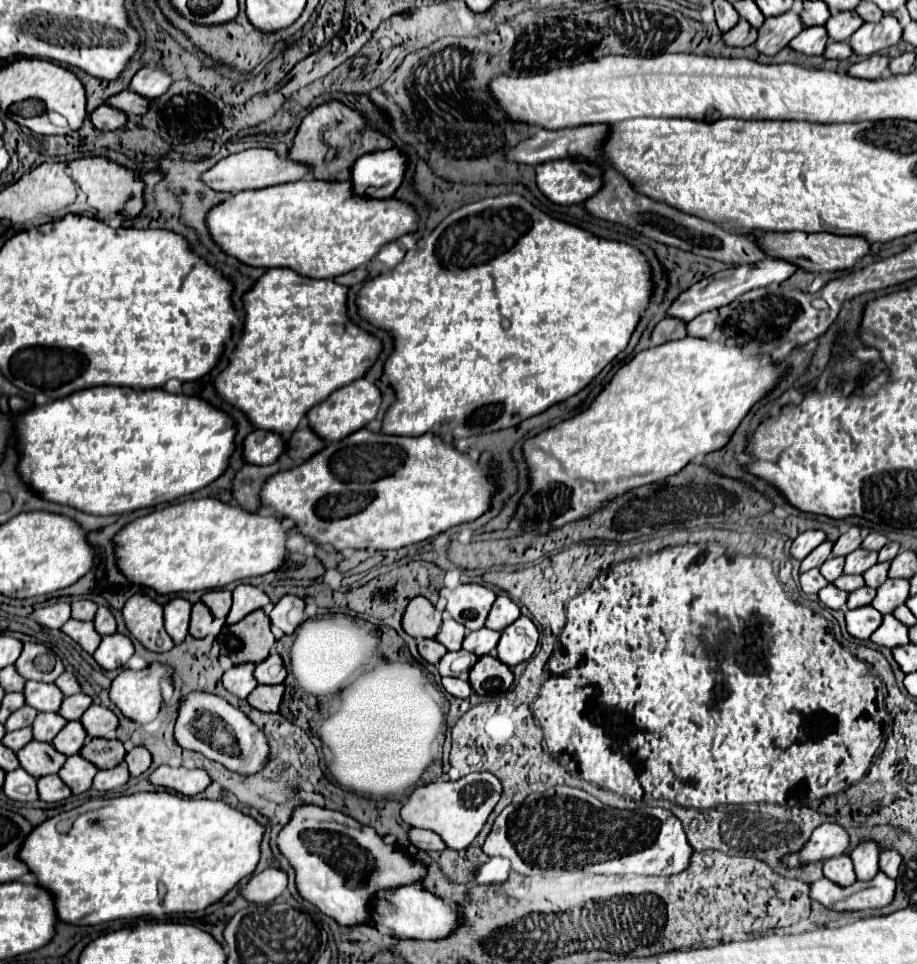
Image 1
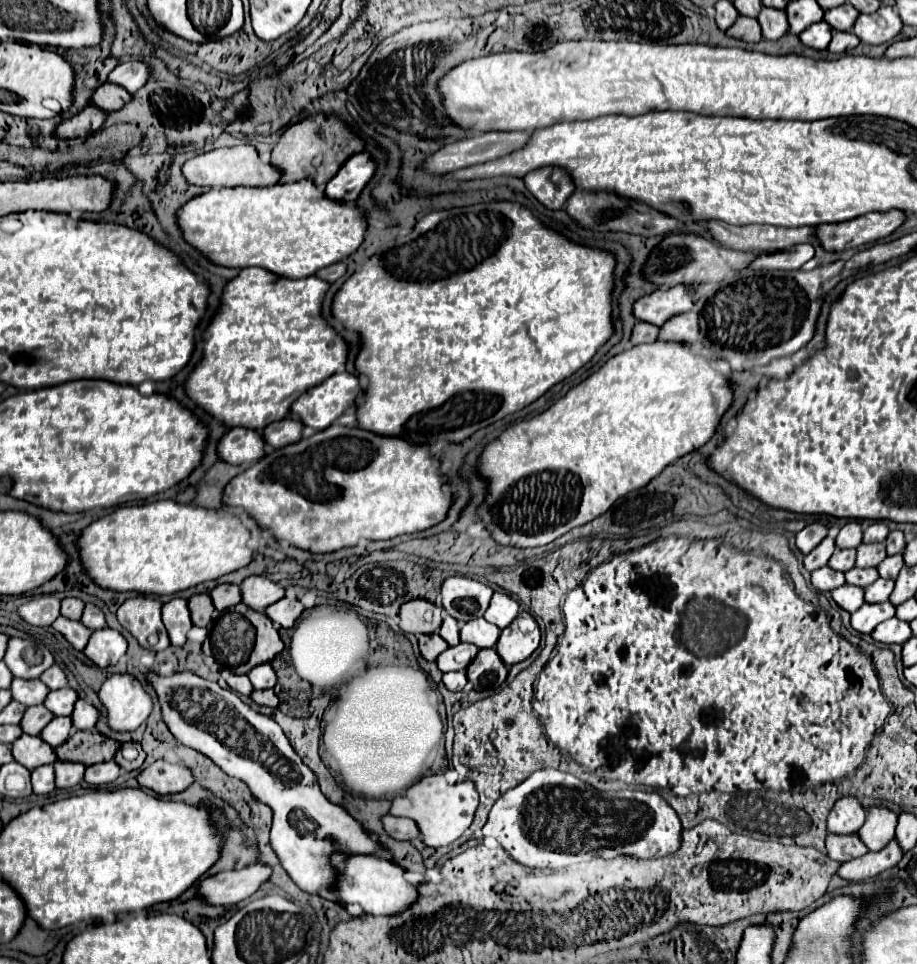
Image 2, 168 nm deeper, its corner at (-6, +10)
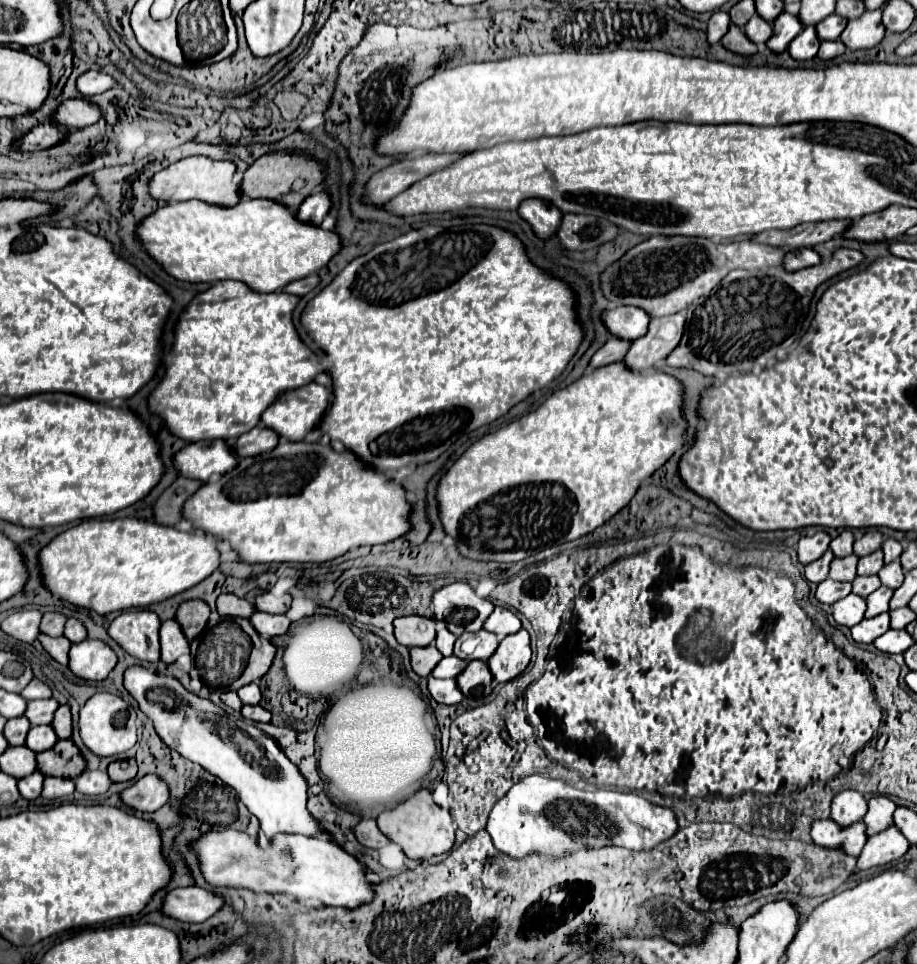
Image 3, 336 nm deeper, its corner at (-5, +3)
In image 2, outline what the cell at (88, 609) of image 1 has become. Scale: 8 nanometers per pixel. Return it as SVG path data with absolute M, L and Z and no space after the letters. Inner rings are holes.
M69 597L69 599L63 599L61 601L61 615L63 617L67 617L67 619L79 619L81 617L81 613L83 613L83 601L81 599L73 599L73 597Z

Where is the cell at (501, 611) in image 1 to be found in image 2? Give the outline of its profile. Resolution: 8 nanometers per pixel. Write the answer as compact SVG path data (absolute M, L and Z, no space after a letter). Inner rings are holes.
M495 591L493 599L491 599L491 605L489 605L489 609L485 611L483 617L489 623L497 625L499 629L505 629L507 625L513 623L513 619L517 617L517 613L519 613L519 603L513 597L509 597L507 593Z

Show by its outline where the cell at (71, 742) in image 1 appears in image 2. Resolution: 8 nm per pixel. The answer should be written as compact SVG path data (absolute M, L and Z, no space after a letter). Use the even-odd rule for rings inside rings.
M53 717L53 721L49 721L43 727L39 737L51 747L59 747L63 745L63 741L67 741L69 733L71 733L71 717Z

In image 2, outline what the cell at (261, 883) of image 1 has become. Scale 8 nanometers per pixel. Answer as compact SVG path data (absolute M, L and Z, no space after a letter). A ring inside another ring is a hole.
M255 863L241 871L223 871L199 881L197 897L207 905L235 905L251 897L263 881L267 881L271 869Z

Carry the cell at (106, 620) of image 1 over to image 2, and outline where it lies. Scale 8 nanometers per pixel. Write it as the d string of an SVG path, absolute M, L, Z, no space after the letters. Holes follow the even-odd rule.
M87 603L85 609L83 609L83 617L81 617L81 623L87 627L87 629L103 629L105 627L105 617L101 613L99 607L95 607L93 603Z

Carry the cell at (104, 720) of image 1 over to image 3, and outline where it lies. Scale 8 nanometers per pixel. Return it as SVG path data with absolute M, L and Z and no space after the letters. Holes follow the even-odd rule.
M62 704L62 706L56 710L52 728L54 728L54 732L58 734L58 738L70 738L70 736L72 736L72 712L70 712L70 706Z

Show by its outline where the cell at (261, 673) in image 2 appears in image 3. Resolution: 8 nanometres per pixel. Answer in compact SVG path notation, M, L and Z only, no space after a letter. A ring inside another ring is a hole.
M256 682L240 688L238 696L240 696L242 704L258 704L262 700L262 692L260 692L260 686Z

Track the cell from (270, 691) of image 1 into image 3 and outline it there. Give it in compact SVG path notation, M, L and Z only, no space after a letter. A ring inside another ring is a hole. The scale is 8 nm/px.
M246 704L244 708L242 708L242 716L244 718L248 718L248 720L256 720L256 722L270 722L270 712L266 710L266 708L262 708L262 706L250 706L250 704Z

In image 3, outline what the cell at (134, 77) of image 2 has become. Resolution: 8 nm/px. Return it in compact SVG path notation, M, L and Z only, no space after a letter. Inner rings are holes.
M88 70L78 78L78 90L82 92L82 96L96 96L112 90L114 86L118 86L118 82L102 70Z

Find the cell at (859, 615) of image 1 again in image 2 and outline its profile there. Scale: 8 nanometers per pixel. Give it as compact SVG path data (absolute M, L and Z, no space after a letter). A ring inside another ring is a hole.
M865 603L851 615L851 627L859 633L871 633L879 623L891 619L895 615L895 607L885 603Z

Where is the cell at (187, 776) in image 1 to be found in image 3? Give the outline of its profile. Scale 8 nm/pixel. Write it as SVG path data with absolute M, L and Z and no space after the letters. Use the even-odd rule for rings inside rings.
M148 774L142 776L138 782L134 782L130 788L122 792L124 804L140 810L140 812L154 812L162 808L170 798L170 788L166 788L164 780L158 780L158 776Z

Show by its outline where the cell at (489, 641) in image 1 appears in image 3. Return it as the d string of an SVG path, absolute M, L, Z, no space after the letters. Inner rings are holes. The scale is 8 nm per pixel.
M486 630L464 632L455 642L454 655L463 660L488 660L498 648L496 634Z

